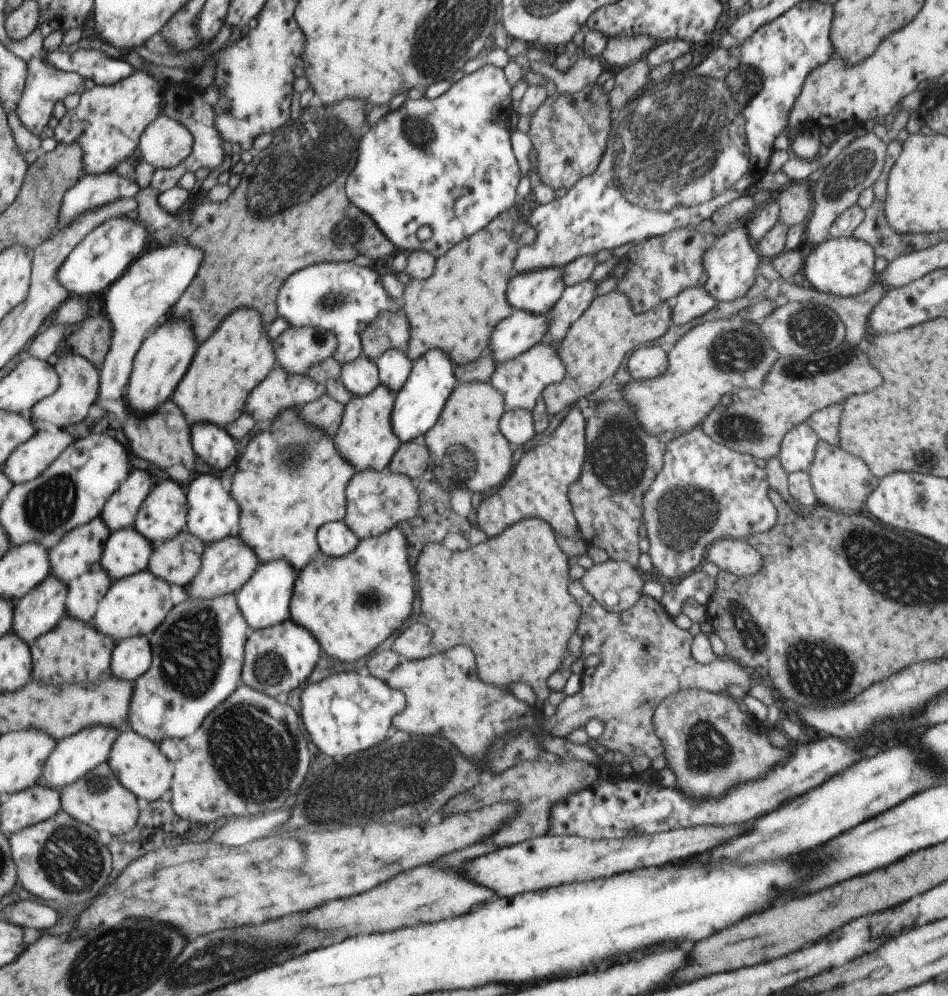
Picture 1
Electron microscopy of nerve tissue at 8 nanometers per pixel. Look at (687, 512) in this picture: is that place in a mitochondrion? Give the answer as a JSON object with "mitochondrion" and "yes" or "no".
{"mitochondrion":"yes"}

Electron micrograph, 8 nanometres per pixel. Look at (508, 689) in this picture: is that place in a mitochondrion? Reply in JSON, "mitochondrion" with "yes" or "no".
{"mitochondrion":"no"}

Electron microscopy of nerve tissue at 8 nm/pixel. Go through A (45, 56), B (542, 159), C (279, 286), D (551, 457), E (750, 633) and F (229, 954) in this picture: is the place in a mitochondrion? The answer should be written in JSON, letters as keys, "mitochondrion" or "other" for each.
{"A":"other","B":"other","C":"other","D":"other","E":"mitochondrion","F":"mitochondrion"}

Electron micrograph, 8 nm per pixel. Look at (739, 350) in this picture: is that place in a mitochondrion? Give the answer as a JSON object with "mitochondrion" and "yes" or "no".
{"mitochondrion":"yes"}

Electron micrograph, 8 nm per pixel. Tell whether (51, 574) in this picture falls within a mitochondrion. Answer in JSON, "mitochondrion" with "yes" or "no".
{"mitochondrion":"no"}

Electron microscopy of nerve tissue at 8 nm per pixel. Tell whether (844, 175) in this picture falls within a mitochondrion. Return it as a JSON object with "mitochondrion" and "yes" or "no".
{"mitochondrion":"yes"}

